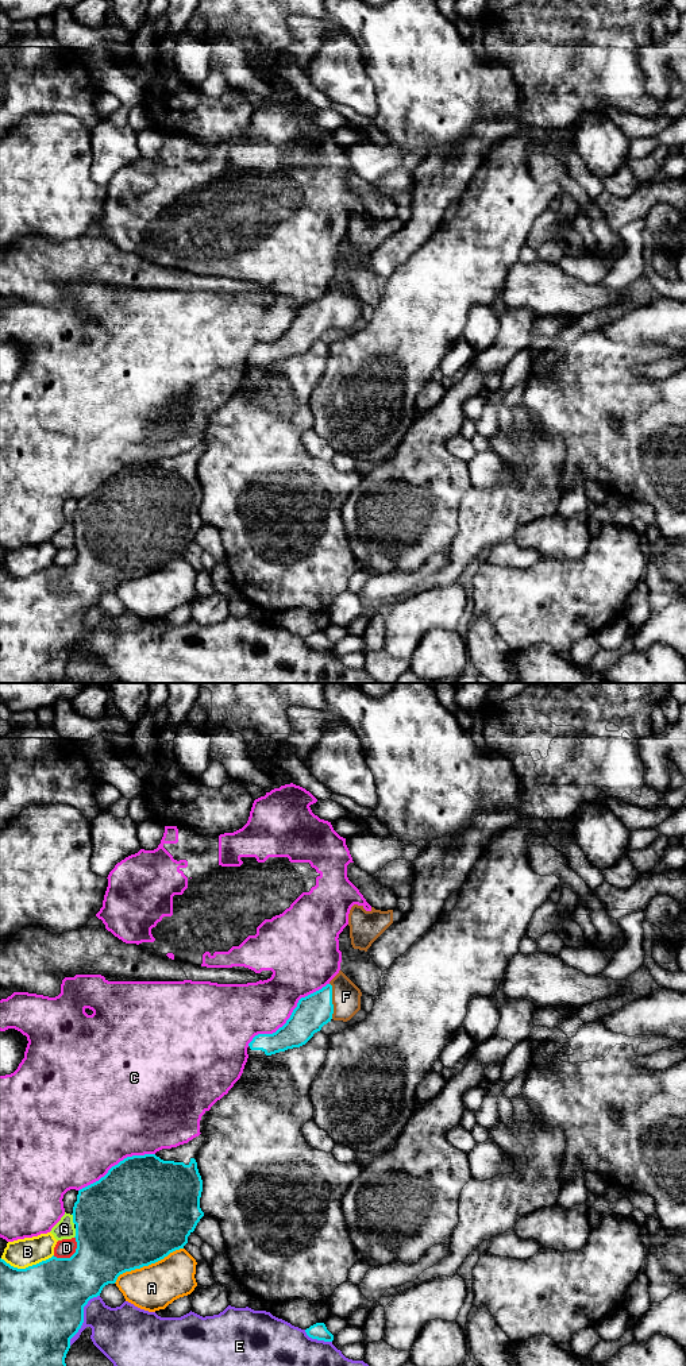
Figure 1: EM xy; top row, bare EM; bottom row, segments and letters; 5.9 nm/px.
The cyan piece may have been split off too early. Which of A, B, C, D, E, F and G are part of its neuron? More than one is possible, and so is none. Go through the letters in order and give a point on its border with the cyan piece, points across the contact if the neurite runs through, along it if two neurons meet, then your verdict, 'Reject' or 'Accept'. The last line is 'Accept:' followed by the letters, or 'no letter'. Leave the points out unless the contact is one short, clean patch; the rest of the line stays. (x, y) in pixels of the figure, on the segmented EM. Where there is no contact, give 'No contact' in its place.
A: Touches cyan at xy (147, 1265). Reject
B: Touches cyan at xy (26, 1268). Boundary: xy (53, 1254), (24, 1268), (14, 1268), (0, 1258). Reject
C: Touches cyan at xy (291, 1017). Reject
D: Touches cyan at xy (72, 1255). Reject
E: Touches cyan at xy (83, 1318). Reject
F: Touches cyan at xy (331, 1000). Path across: xy (313, 1011), (331, 1000), (339, 1000), (346, 996). Accept
G: Touches cyan at xy (73, 1219). Reject
Accept: F

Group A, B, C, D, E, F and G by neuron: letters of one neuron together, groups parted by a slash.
A / B / C / D / E / F / G

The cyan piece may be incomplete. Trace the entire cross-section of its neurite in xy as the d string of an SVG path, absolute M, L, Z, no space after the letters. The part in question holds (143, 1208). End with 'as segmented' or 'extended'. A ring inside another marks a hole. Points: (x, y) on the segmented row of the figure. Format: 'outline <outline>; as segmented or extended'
outline M155 1154L132 1155L112 1166L99 1181L78 1191L73 1207L76 1253L70 1258L51 1257L26 1269L18 1269L0 1258L0 1366L66 1366L70 1339L84 1323L84 1307L100 1296L103 1288L115 1284L126 1272L155 1263L184 1249L188 1236L204 1216L200 1208L203 1180L197 1162L163 1161Z; as segmented

